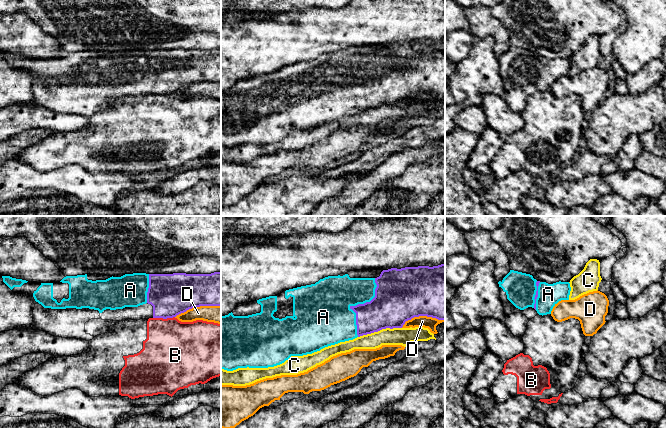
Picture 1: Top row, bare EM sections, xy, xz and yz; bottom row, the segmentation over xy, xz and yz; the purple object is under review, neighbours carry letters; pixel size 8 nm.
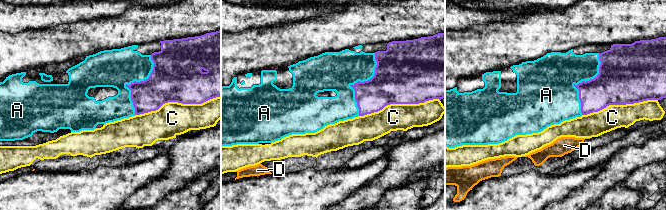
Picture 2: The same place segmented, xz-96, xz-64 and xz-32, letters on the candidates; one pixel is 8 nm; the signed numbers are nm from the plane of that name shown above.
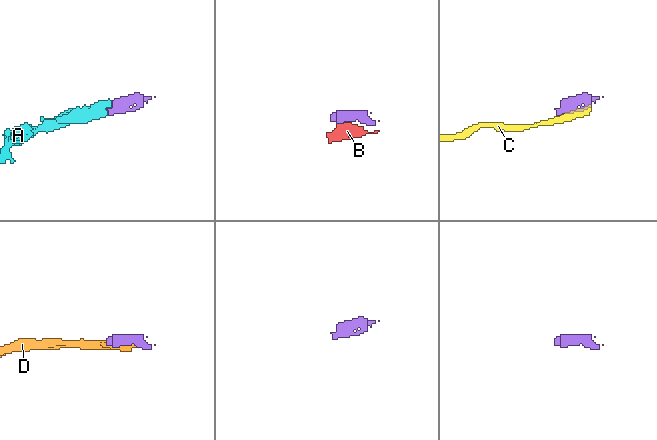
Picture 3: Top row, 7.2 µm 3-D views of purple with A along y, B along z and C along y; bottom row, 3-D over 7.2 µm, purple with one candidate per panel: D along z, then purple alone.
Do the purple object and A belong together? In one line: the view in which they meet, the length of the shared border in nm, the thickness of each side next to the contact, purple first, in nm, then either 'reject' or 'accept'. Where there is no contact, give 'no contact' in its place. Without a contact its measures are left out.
meets purple in xz; contact 500 nm long; 280 nm thick on the purple side, 400 nm on the other; accept

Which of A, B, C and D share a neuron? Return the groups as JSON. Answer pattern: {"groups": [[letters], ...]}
{"groups": [["A"], ["B"], ["C"], ["D"]]}

